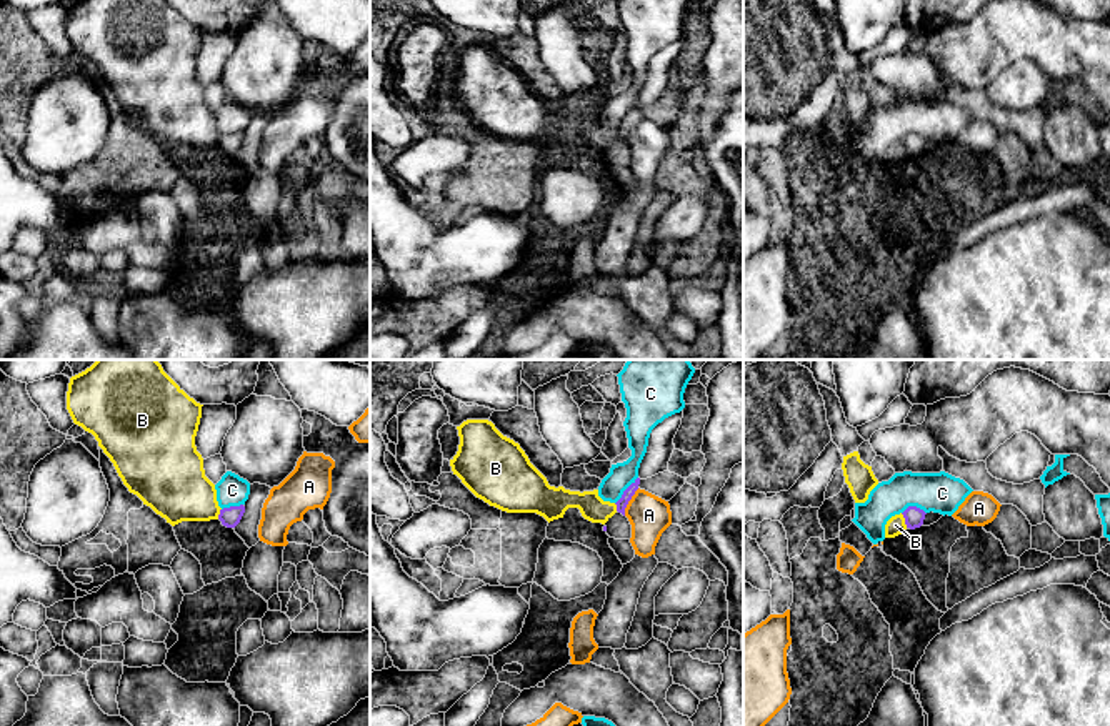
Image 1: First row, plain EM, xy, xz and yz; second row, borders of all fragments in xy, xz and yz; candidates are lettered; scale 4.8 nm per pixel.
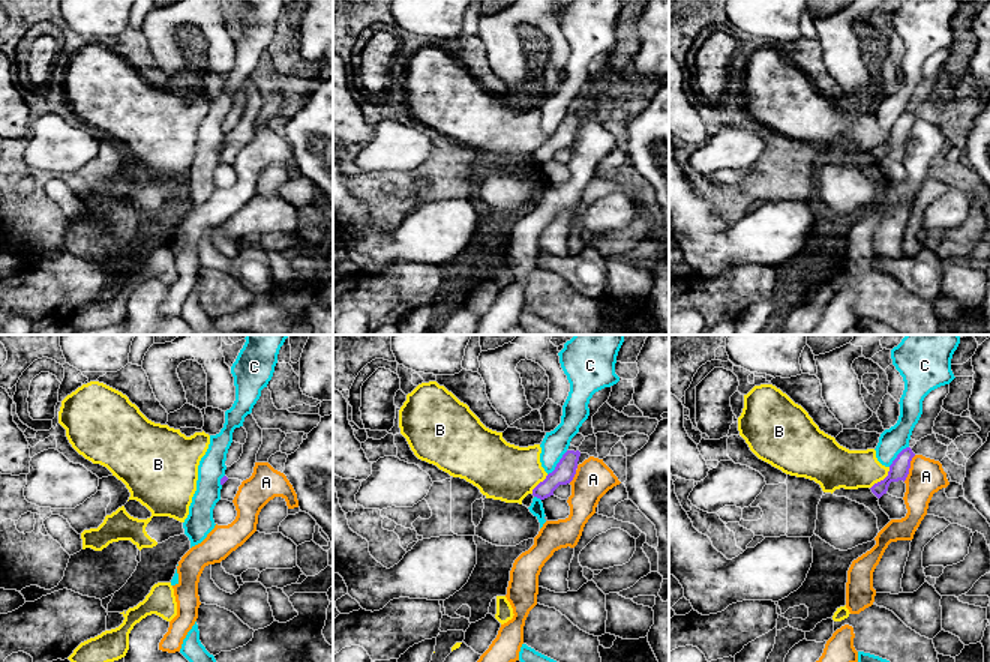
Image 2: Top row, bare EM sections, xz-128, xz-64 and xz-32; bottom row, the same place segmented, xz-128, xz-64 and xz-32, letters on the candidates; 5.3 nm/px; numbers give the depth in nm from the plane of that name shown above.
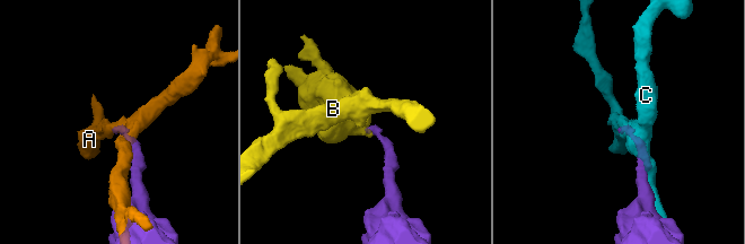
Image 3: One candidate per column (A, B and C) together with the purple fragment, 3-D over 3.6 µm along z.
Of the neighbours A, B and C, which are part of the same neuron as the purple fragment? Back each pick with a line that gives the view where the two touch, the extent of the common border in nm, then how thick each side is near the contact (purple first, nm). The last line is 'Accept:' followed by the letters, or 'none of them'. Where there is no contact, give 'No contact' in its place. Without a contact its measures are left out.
Accept: none of them

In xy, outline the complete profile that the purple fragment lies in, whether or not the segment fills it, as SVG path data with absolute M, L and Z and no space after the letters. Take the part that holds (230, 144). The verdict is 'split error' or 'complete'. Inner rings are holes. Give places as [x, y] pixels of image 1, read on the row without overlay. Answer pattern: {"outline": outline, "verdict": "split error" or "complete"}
{"outline": "M243 132L223 135L220 137L218 147L222 148L223 153L235 155L240 150L243 140L245 140Z", "verdict": "complete"}

